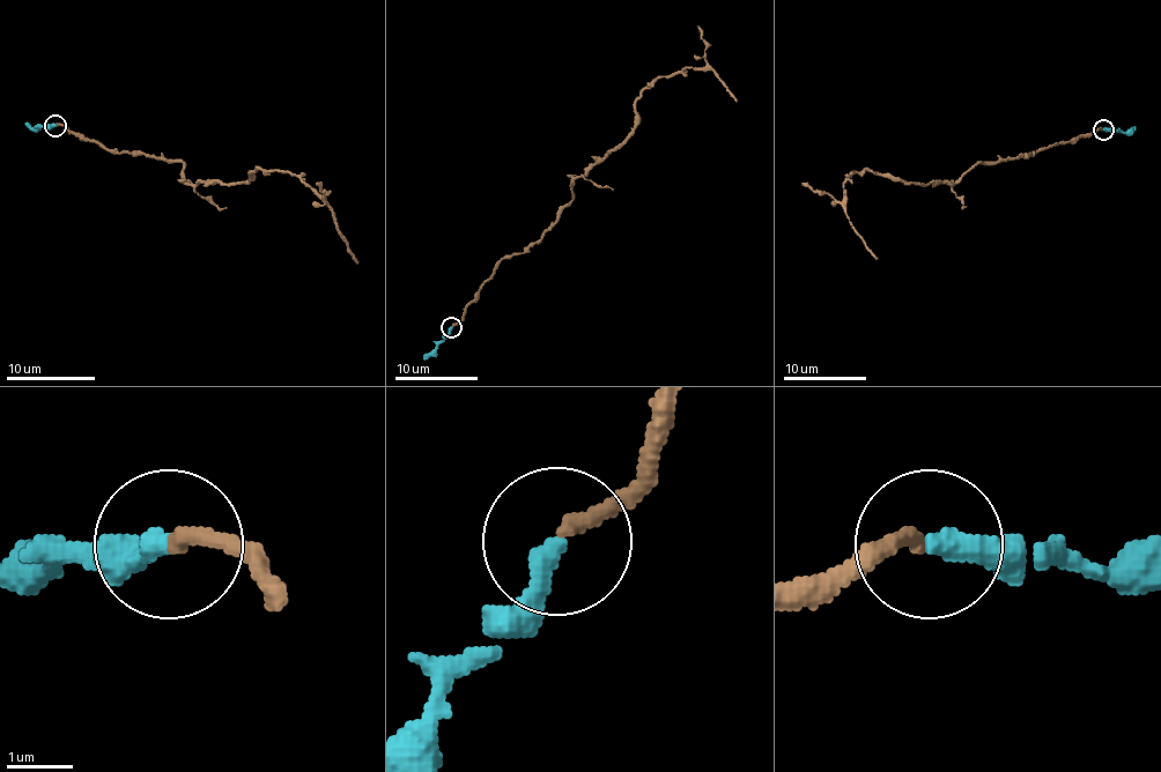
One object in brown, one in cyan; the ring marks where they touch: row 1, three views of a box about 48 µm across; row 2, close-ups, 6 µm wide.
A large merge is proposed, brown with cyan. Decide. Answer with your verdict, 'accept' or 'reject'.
accept

